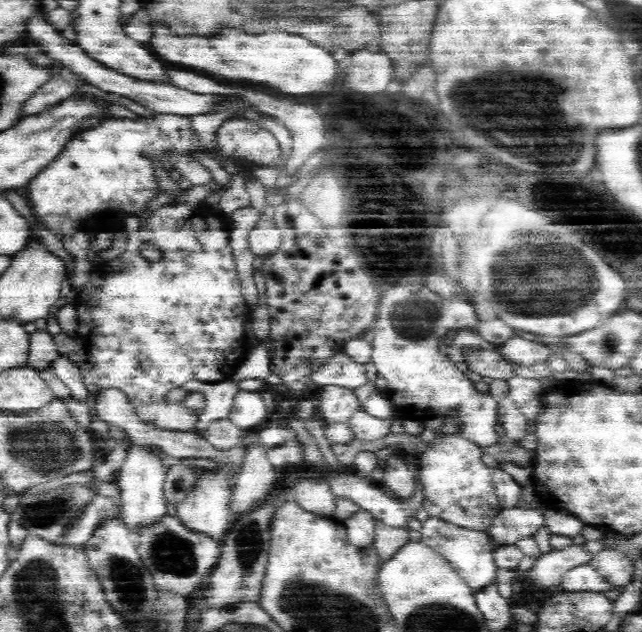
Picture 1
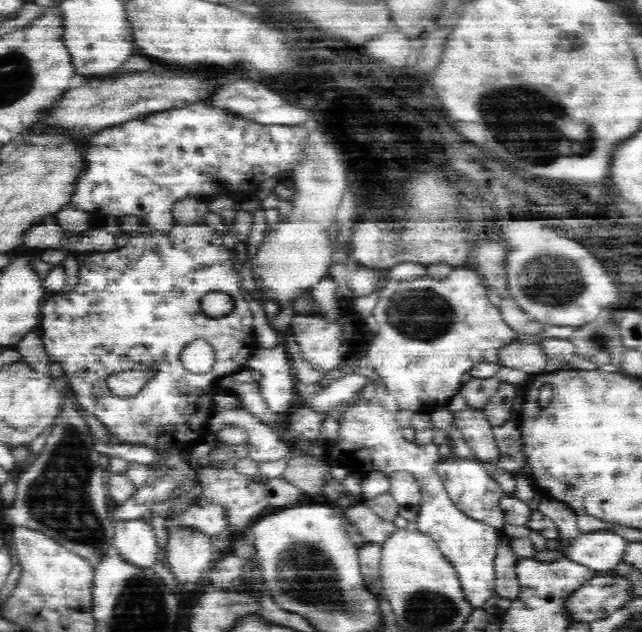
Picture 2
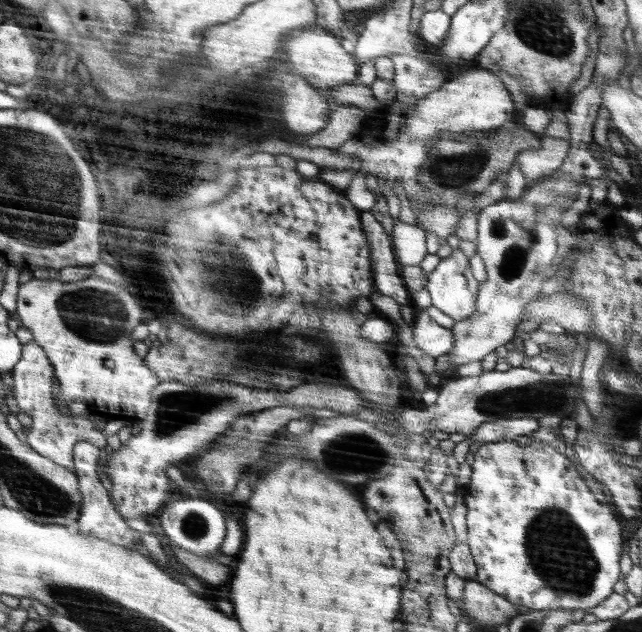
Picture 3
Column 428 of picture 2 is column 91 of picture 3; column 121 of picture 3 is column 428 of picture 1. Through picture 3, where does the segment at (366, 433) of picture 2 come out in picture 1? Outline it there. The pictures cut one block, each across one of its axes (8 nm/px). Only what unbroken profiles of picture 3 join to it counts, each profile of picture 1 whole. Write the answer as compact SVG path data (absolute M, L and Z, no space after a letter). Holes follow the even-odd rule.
M429 516L428 520L422 523L420 531L421 541L425 545L430 545L438 554L442 555L472 590L482 590L488 584L496 582L498 565L494 560L494 550L499 545L487 531L458 526L434 516Z

